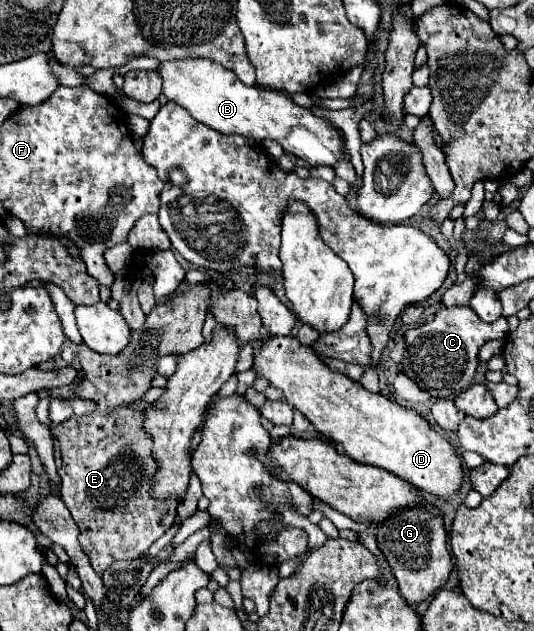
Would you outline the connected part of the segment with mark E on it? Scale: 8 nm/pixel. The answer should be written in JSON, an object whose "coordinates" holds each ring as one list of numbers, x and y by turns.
{"coordinates":[[197,284,187,294,181,294,173,298,167,304,159,304,153,308,145,324,133,332,131,344,113,356,91,352,85,344,79,346,79,382,73,388,73,394,83,400,93,400,97,404,95,412,85,414,81,418,73,416,67,420,67,424,61,424,53,432,53,440,59,442,61,458,55,458,57,462,57,474,61,476,61,498,65,506,69,508,75,524,79,526,79,544,83,552,89,556,93,570,101,576,113,562,117,560,135,560,139,558,161,534,165,534,175,516,177,516,177,498,159,500,151,494,155,484,155,472,159,470,157,460,151,456,151,444,153,440,149,436,143,436,143,418,145,414,139,410,133,410,133,402,141,402,145,392,153,388,155,378,155,362,163,356,181,356,187,354,203,344,201,328,205,322,205,310,207,296,199,296,199,288,203,284]]}

